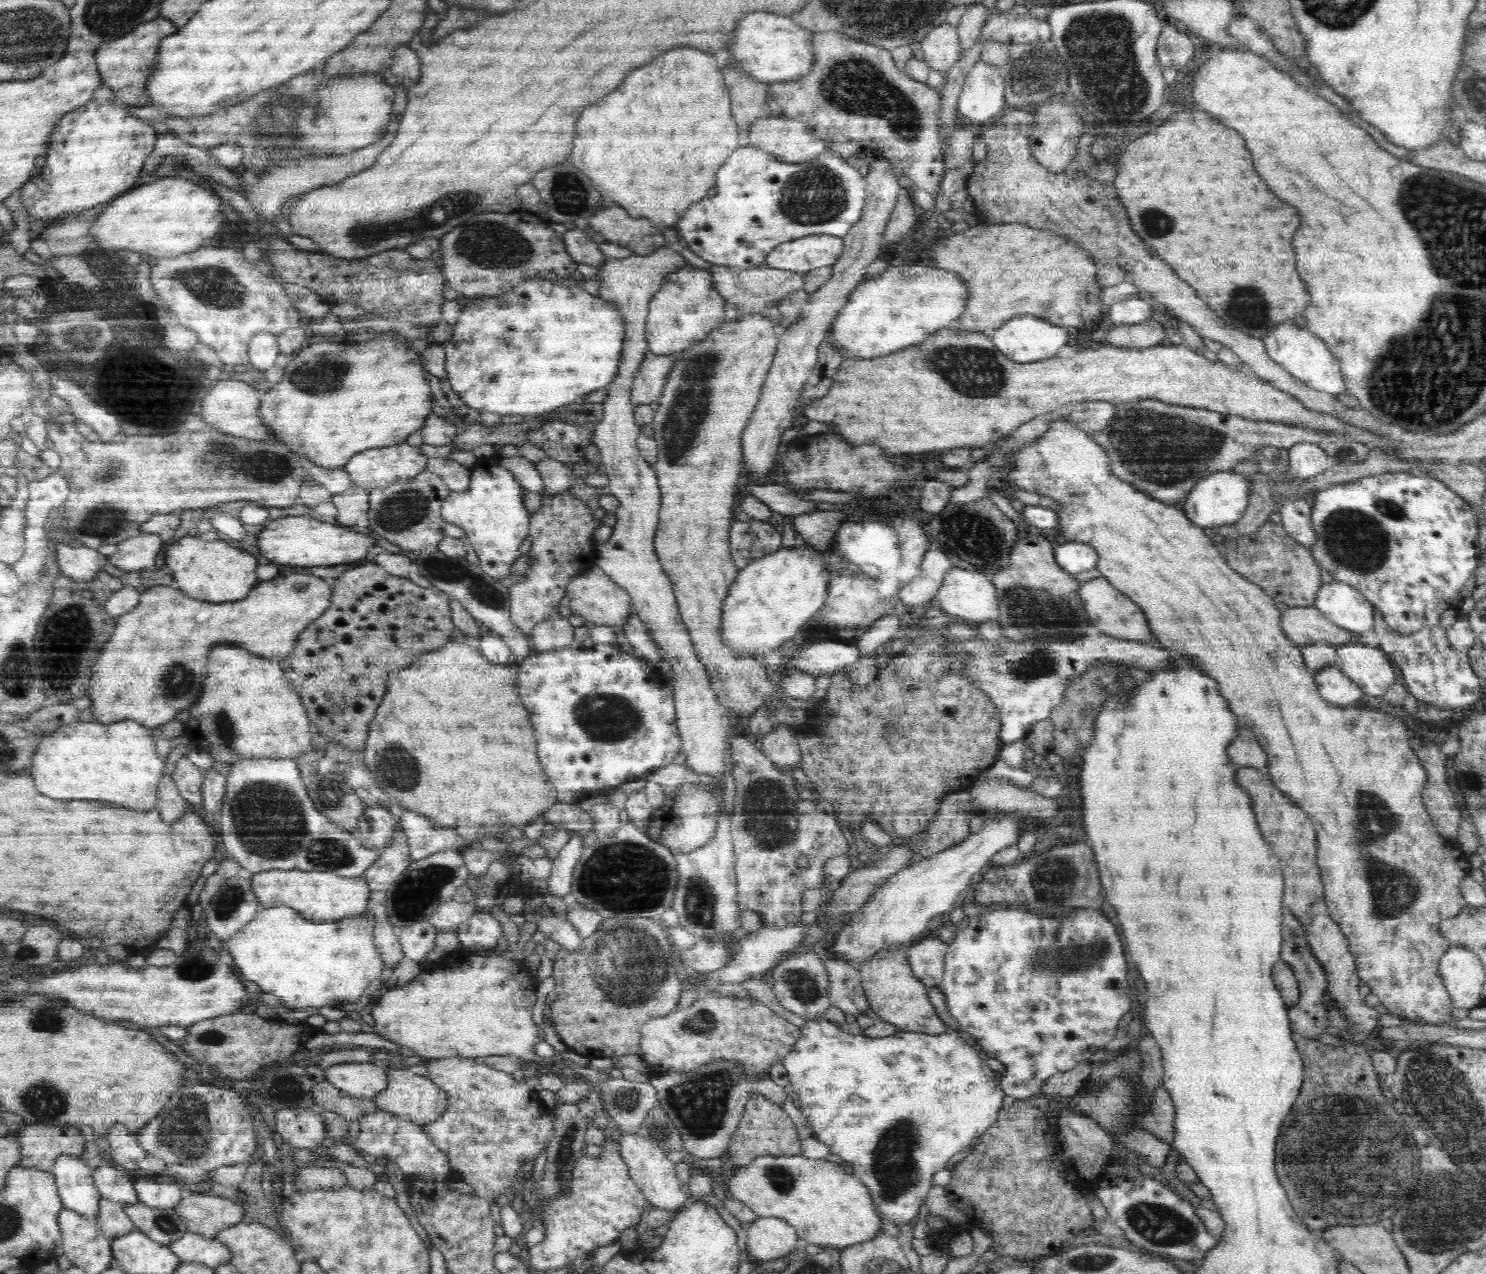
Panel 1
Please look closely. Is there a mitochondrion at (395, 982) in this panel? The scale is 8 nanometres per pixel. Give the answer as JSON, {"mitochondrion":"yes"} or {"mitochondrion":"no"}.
{"mitochondrion":"no"}

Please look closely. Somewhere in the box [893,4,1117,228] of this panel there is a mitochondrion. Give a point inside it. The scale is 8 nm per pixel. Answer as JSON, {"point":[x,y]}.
{"point":[1035,72]}

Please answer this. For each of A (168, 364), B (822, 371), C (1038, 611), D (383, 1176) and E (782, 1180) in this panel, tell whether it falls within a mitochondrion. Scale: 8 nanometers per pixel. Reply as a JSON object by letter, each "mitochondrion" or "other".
{"A":"other","B":"other","C":"mitochondrion","D":"other","E":"mitochondrion"}

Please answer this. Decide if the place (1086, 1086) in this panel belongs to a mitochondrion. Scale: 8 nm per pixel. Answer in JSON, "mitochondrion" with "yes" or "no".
{"mitochondrion":"no"}

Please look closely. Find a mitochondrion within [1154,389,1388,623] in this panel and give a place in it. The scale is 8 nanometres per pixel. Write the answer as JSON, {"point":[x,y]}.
{"point":[1344,455]}

